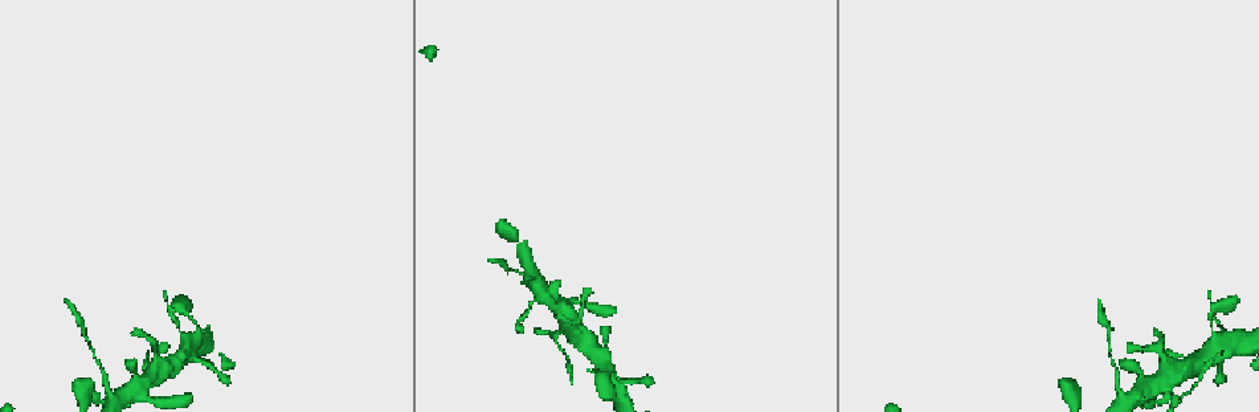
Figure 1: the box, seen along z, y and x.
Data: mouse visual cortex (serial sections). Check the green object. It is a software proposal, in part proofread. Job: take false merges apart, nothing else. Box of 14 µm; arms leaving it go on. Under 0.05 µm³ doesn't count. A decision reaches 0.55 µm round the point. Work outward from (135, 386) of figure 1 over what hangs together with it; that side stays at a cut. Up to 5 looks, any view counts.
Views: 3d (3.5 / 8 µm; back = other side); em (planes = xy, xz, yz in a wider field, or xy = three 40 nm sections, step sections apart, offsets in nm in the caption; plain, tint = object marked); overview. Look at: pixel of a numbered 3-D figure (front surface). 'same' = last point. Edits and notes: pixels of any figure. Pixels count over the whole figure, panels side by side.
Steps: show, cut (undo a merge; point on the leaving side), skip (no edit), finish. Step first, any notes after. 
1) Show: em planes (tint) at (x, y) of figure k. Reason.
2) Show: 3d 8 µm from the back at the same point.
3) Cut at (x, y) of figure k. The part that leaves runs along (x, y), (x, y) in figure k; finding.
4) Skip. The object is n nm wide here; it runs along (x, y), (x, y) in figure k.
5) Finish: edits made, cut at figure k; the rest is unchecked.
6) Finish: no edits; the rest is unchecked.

Show: 3d 3.5 µm at (559, 332) of figure 1. Sudden change in width.

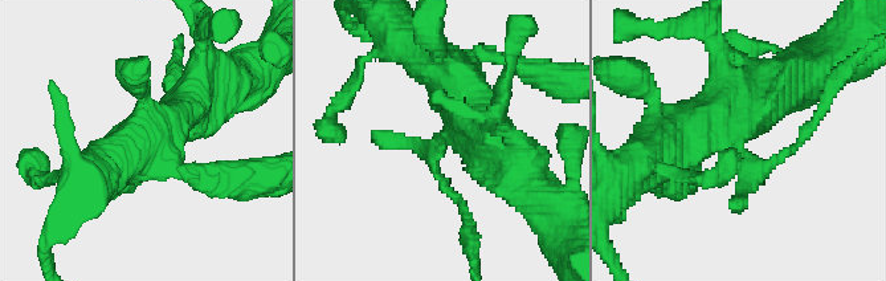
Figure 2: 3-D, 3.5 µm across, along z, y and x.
Show: em xy step 5 (tint) at (439, 142) of figure 2. Need the tissue.

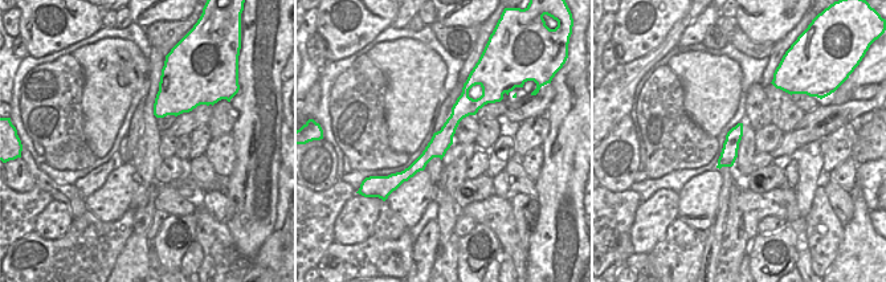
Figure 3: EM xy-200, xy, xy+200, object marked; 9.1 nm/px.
Cut at (742, 184) of figure 2. A second cell is stuck on.

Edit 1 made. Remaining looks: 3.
Show: 3d 8 µm from the back at (1124, 396) of figure 1. Two arms in line, one across.

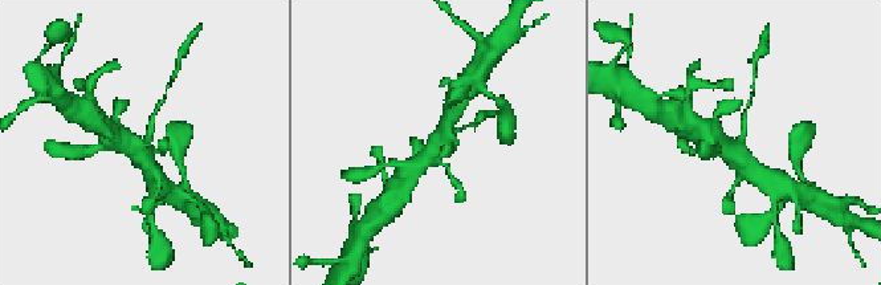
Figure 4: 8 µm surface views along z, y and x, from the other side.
Show: em xy step 2 (tint) at (739, 141) of figure 4.

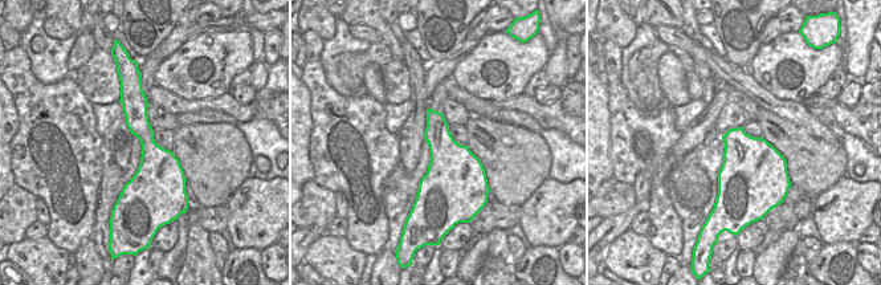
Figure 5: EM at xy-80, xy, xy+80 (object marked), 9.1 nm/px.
Skip. Continuous, no second cell.

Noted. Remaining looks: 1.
Finish: edits made, cut at figure 2; the rest is unchecked.

